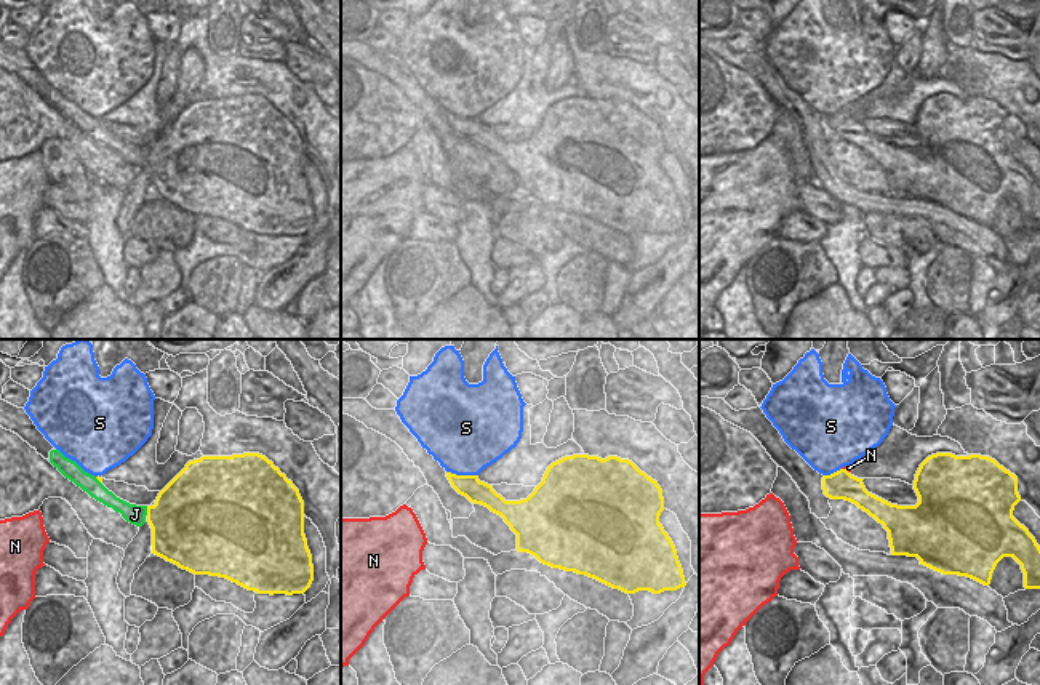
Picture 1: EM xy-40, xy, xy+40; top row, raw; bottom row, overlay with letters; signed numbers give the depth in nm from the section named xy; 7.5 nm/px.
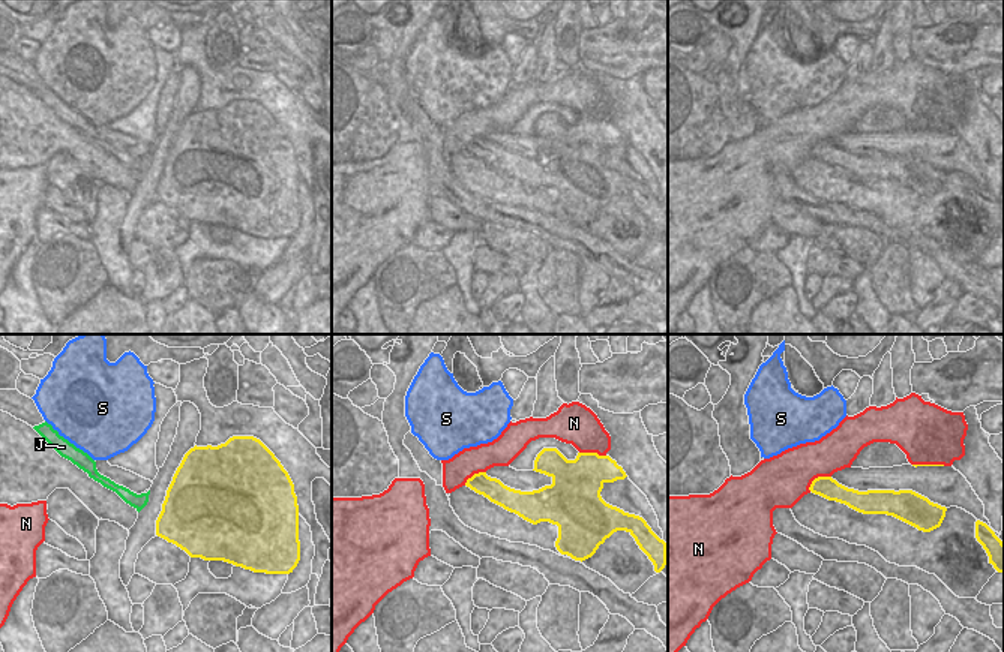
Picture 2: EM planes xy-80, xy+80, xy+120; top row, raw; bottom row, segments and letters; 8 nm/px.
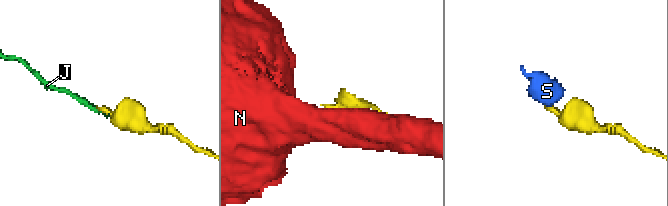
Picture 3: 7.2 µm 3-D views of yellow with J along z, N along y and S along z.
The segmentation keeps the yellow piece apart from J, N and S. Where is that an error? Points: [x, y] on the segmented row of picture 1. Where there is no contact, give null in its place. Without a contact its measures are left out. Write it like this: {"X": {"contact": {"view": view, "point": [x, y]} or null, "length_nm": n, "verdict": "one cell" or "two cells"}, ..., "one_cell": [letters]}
{"J": {"contact": {"view": "xy-40", "point": [148, 511]}, "length_nm": 70, "verdict": "one cell"}, "N": {"contact": {"view": "xy+40", "point": [845, 469]}, "length_nm": 70, "verdict": "two cells"}, "S": {"contact": {"view": "xy", "point": [463, 476]}, "length_nm": 240, "verdict": "two cells"}, "one_cell": ["J"]}

